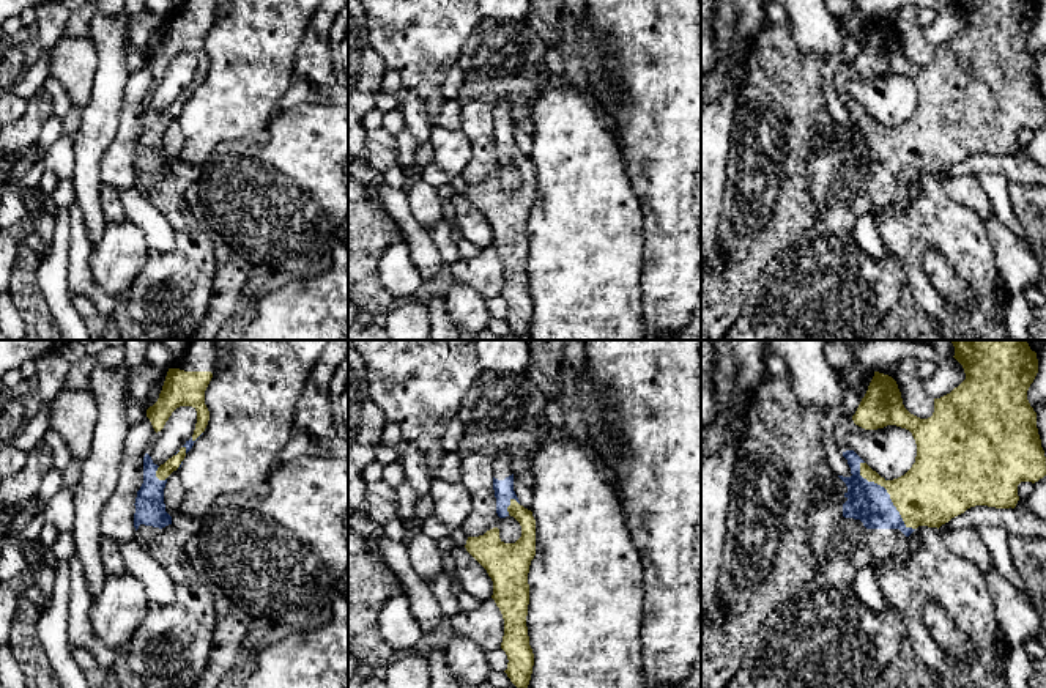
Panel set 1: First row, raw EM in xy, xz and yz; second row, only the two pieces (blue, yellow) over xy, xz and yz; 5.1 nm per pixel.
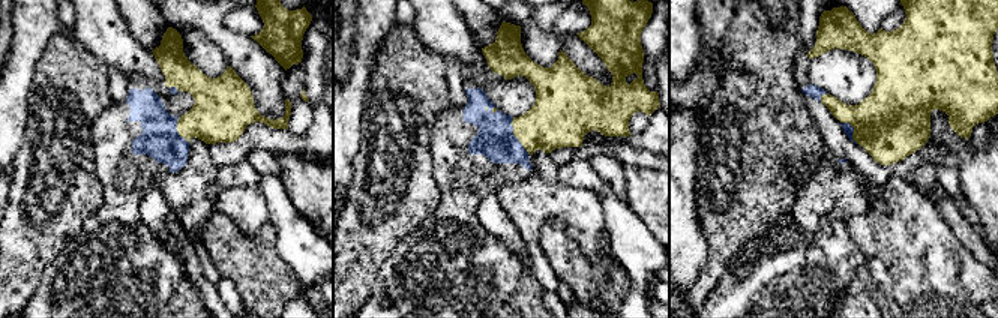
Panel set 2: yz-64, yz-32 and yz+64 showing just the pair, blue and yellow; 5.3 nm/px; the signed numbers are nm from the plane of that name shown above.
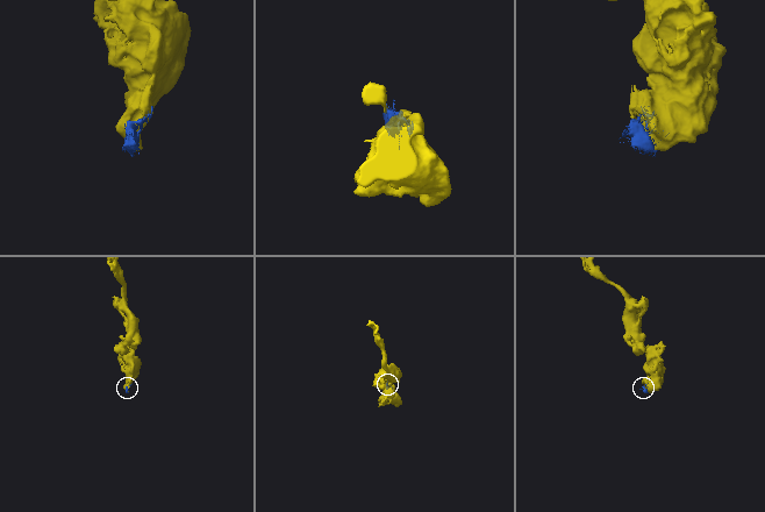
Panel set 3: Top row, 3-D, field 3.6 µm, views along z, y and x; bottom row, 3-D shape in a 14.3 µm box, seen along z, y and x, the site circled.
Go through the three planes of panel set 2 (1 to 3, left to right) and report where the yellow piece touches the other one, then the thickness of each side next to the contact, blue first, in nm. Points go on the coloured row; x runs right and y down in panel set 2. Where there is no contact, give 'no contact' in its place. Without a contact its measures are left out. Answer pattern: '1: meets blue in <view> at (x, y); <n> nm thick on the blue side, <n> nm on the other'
1: meets blue in yz-64 at (176, 129); 200 nm thick on the blue side, 300 nm on the other
2: meets blue in yz-32 at (515, 137); 200 nm thick on the blue side, 300 nm on the other
3: meets blue in yz+64 at (853, 129); 60 nm thick on the blue side, 400 nm on the other

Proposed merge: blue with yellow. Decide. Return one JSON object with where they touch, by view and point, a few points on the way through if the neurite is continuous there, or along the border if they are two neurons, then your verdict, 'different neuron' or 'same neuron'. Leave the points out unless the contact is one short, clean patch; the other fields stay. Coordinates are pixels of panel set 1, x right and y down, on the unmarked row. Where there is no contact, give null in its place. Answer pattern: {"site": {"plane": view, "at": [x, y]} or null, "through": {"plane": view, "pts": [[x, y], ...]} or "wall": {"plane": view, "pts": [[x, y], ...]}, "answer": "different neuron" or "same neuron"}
{"site": {"plane": "yz", "at": [887, 140]}, "answer": "same neuron"}

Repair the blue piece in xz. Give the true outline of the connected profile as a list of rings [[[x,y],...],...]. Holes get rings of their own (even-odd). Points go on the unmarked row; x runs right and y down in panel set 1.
[[[504,99],[493,104],[493,137],[499,165],[514,164],[521,173],[515,190],[504,190],[499,176],[493,175],[479,184],[468,184],[466,198],[487,217],[493,228],[496,253],[504,266],[501,296],[507,302],[504,318],[517,335],[528,335],[534,301],[529,293],[526,263],[529,252],[528,220],[536,203],[536,167],[514,139],[510,105]]]

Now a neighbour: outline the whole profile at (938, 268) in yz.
[[[926,249],[923,253],[923,268],[934,288],[945,294],[966,315],[972,312],[975,290],[964,283],[953,271],[948,260],[936,249]]]

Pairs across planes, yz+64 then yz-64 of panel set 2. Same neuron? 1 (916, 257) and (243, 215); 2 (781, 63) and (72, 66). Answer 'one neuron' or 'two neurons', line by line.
1: one neuron
2: one neuron

